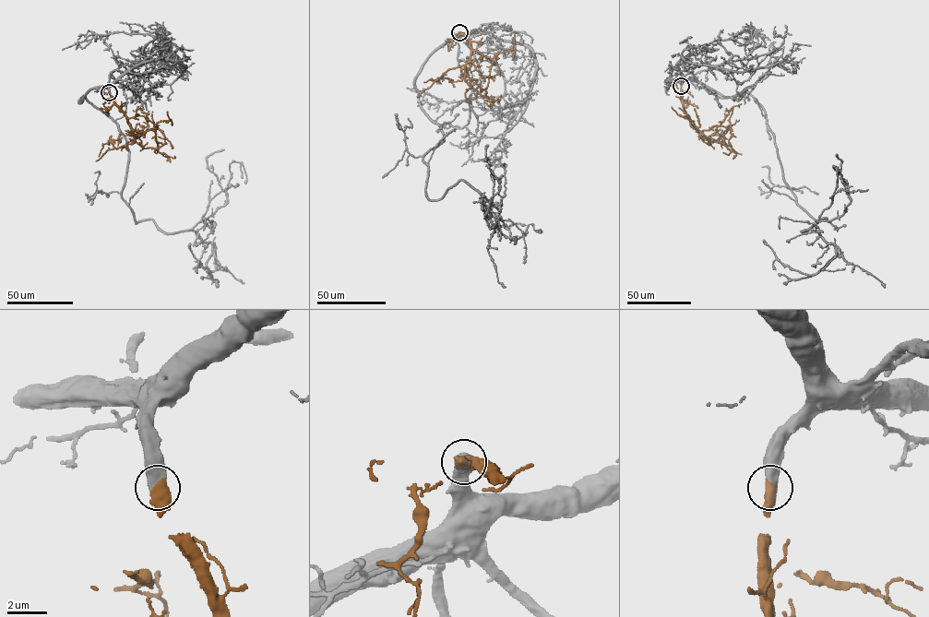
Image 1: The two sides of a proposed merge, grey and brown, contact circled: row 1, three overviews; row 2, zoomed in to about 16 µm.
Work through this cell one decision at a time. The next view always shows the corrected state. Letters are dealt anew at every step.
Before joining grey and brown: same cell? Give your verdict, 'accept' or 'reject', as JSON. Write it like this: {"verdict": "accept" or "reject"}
{"verdict": "accept"}

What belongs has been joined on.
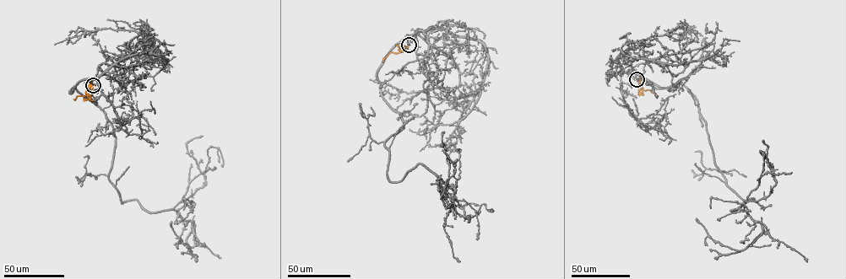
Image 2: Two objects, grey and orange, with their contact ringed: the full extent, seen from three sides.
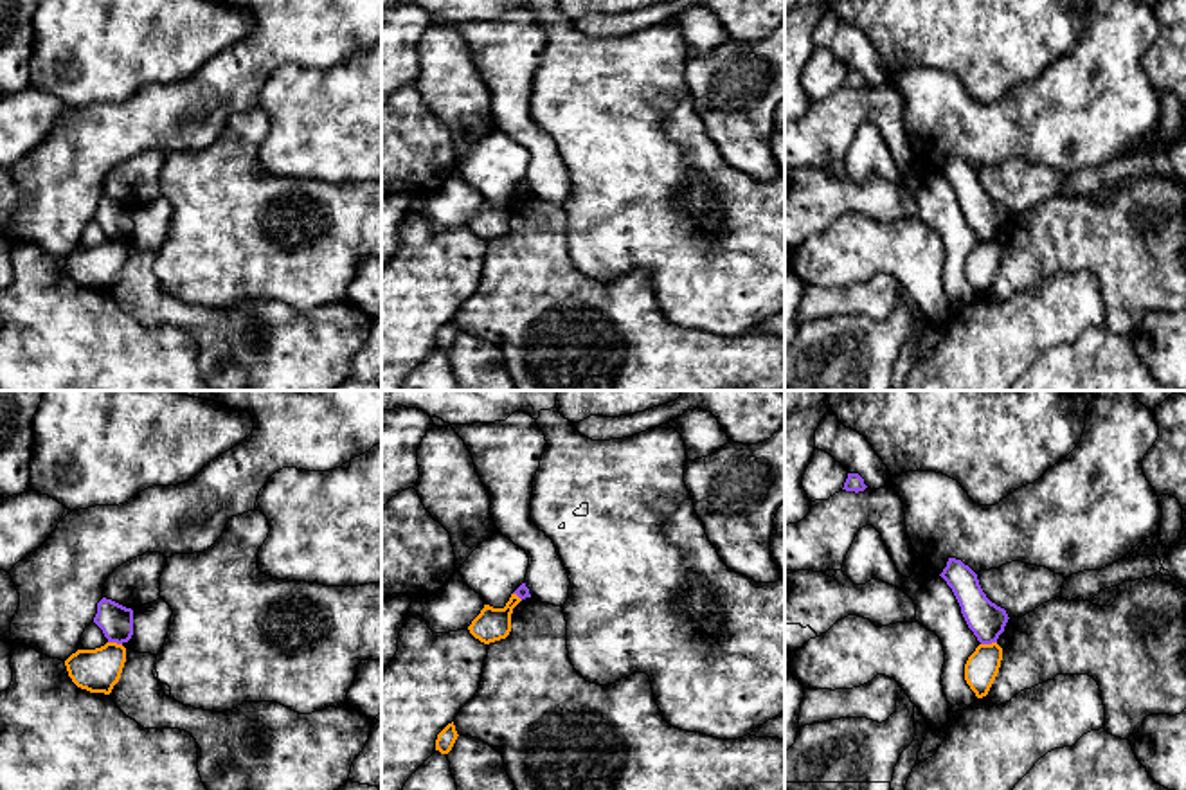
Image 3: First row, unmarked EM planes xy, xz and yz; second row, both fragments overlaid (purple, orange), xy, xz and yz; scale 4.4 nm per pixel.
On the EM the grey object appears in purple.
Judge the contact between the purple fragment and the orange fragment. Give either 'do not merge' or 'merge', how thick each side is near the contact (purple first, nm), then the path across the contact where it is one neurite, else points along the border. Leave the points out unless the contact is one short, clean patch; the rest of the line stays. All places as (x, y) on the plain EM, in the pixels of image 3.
do not merge | 160/150 nm | along yz (996, 238), (981, 242)

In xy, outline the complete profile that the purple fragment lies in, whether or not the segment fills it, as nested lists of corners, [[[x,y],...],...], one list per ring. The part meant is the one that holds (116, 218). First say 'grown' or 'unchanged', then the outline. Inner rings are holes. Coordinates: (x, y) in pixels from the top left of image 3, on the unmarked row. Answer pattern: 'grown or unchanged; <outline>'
unchanged; [[[103,194],[97,200],[94,220],[103,227],[108,239],[128,239],[133,232],[133,207]]]

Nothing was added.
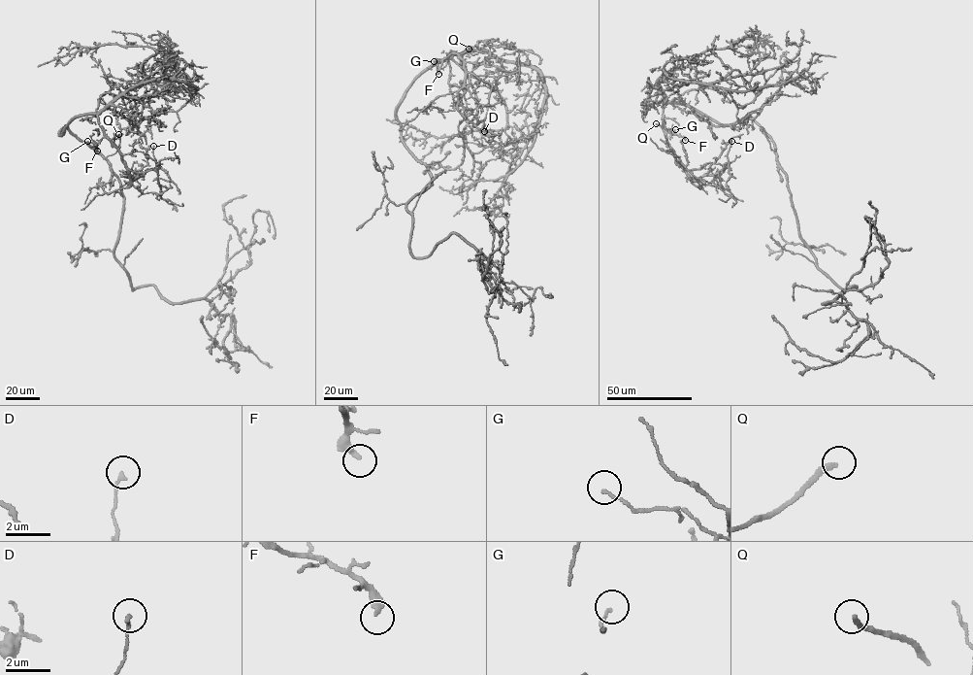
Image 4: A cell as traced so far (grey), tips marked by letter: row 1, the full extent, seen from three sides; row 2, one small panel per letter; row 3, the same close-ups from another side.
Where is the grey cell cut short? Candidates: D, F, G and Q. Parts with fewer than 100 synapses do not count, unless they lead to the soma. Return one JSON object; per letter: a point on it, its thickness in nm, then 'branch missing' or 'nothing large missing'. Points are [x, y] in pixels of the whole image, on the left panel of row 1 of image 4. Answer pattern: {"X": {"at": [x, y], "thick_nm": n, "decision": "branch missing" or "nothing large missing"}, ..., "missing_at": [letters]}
{"D": {"at": [153, 146], "thick_nm": 140, "decision": "nothing large missing"}, "F": {"at": [97, 151], "thick_nm": 360, "decision": "nothing large missing"}, "G": {"at": [87, 141], "thick_nm": 110, "decision": "nothing large missing"}, "Q": {"at": [118, 134], "thick_nm": 220, "decision": "branch missing"}, "missing_at": ["Q"]}

